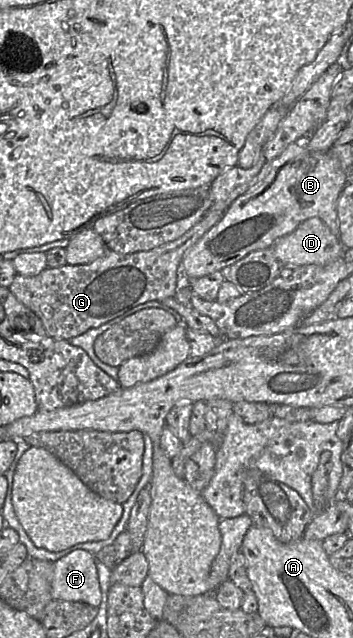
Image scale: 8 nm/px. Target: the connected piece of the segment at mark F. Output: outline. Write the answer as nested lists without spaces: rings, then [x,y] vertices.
[[[82,549],[56,560],[51,583],[53,599],[84,602],[98,607],[102,592],[96,563],[94,554]]]

